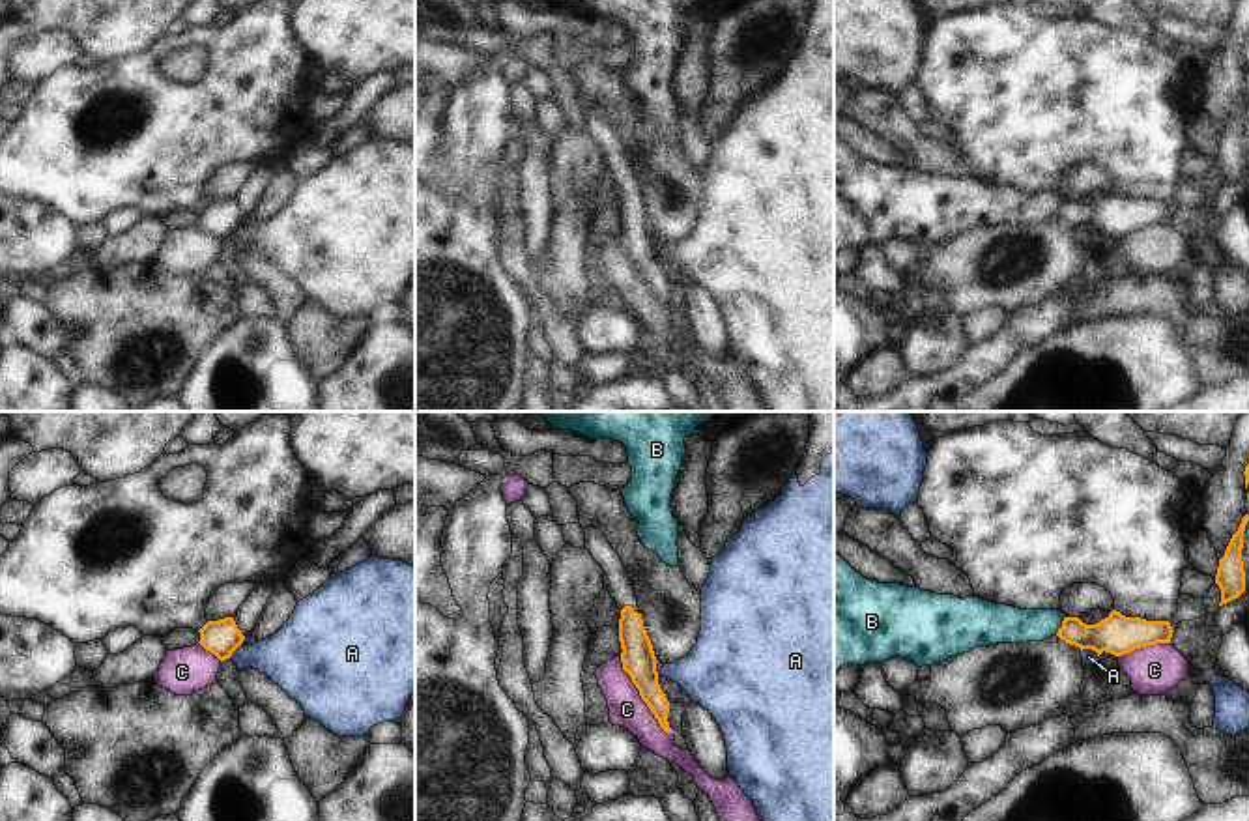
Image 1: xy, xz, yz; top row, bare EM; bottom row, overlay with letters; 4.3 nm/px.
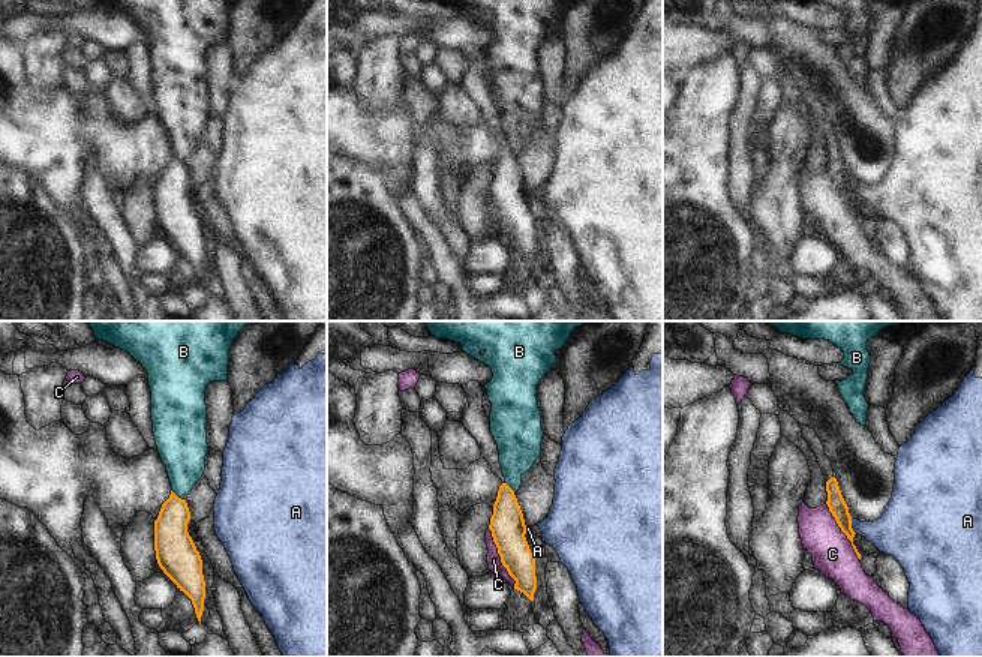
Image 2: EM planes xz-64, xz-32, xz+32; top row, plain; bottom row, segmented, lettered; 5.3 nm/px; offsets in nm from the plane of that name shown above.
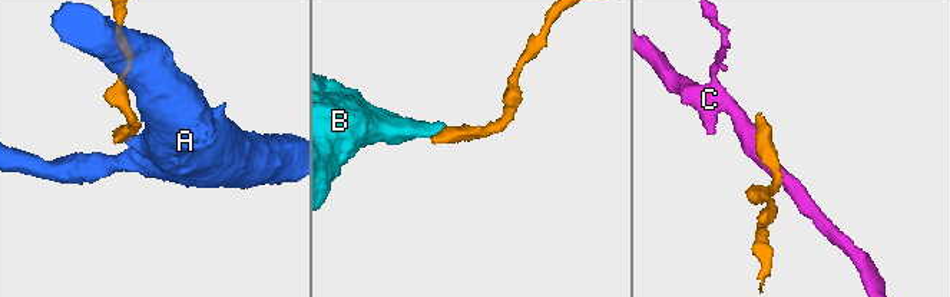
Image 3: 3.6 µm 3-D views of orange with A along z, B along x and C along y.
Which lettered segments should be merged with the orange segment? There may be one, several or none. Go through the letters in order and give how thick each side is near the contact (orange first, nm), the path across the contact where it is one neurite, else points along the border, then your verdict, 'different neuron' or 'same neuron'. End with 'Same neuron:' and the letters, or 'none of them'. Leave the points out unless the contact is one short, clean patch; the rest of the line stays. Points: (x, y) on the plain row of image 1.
A: calibres 170 and 70 nm; border yz (1081, 230), (1092, 230), (1098, 238); different neuron
B: calibres 170 and 160 nm; border yz (1064, 197), (1055, 214); different neuron
C: calibres 150 and 160 nm; different neuron
Same neuron: none of them

